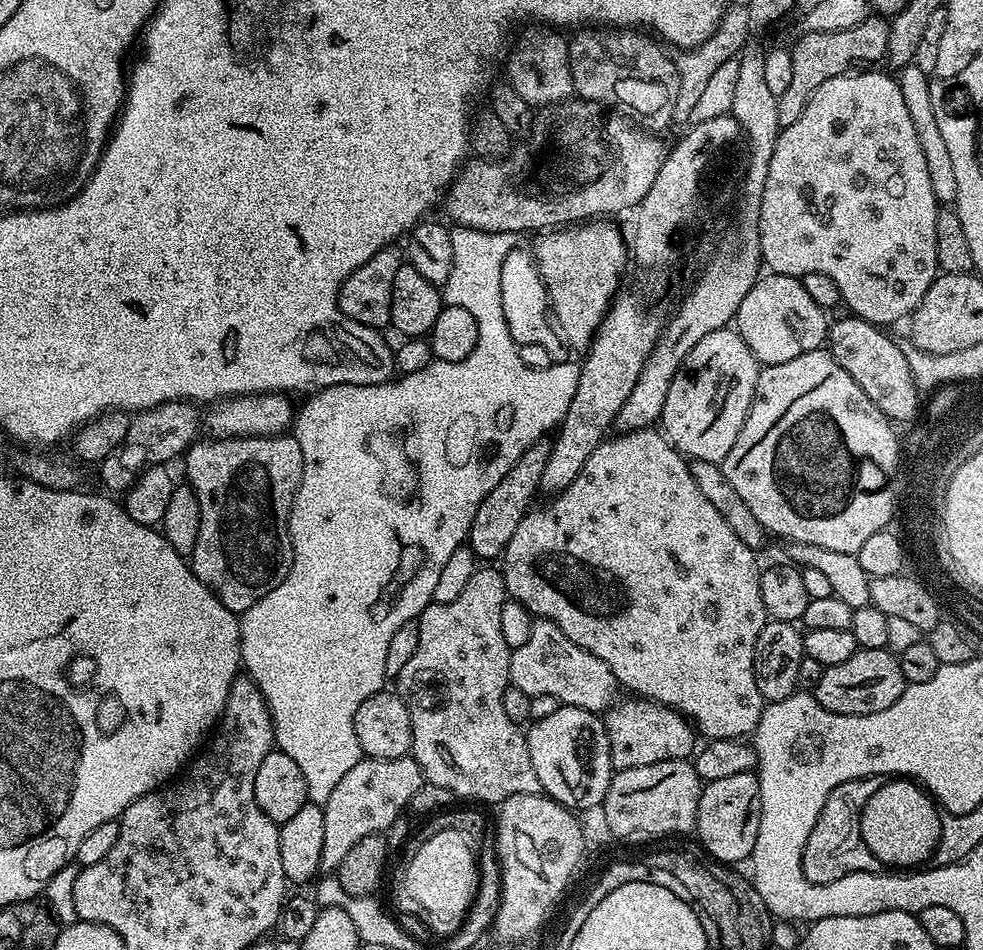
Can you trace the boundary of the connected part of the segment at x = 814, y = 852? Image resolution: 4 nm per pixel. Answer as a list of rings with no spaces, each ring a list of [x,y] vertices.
[[[867,776],[861,780],[851,780],[835,785],[825,795],[824,805],[814,822],[814,830],[810,830],[810,838],[799,849],[802,854],[802,874],[810,878],[815,884],[826,882],[838,882],[838,878],[846,878],[850,874],[850,862],[852,864],[866,864],[868,860],[858,856],[860,860],[850,860],[856,856],[848,856],[854,846],[861,848],[863,845],[862,830],[860,829],[860,815],[867,799],[880,787],[881,777]]]

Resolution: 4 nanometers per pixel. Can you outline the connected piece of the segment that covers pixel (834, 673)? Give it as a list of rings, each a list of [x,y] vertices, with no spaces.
[[[857,647],[846,662],[825,668],[822,678],[816,683],[816,701],[834,714],[878,714],[886,706],[894,706],[902,698],[906,681],[899,659],[887,648]]]

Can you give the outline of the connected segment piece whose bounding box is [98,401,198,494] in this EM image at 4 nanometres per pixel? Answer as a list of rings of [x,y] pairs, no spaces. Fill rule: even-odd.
[[[172,401],[150,408],[145,412],[137,413],[128,424],[127,435],[117,451],[111,453],[106,459],[99,461],[100,480],[105,484],[109,493],[122,494],[131,488],[136,477],[147,468],[167,465],[168,461],[181,457],[191,447],[197,437],[198,428],[197,407],[185,401]]]

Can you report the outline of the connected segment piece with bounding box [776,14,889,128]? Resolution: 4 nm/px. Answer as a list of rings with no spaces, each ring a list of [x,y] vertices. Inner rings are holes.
[[[872,14],[868,19],[859,22],[850,29],[834,30],[833,32],[807,32],[796,45],[791,45],[790,51],[794,58],[790,87],[779,90],[776,105],[778,106],[778,122],[781,128],[790,126],[802,118],[802,110],[806,110],[806,102],[826,82],[826,78],[841,76],[844,72],[853,70],[868,70],[879,60],[888,55],[888,25],[887,19]]]

